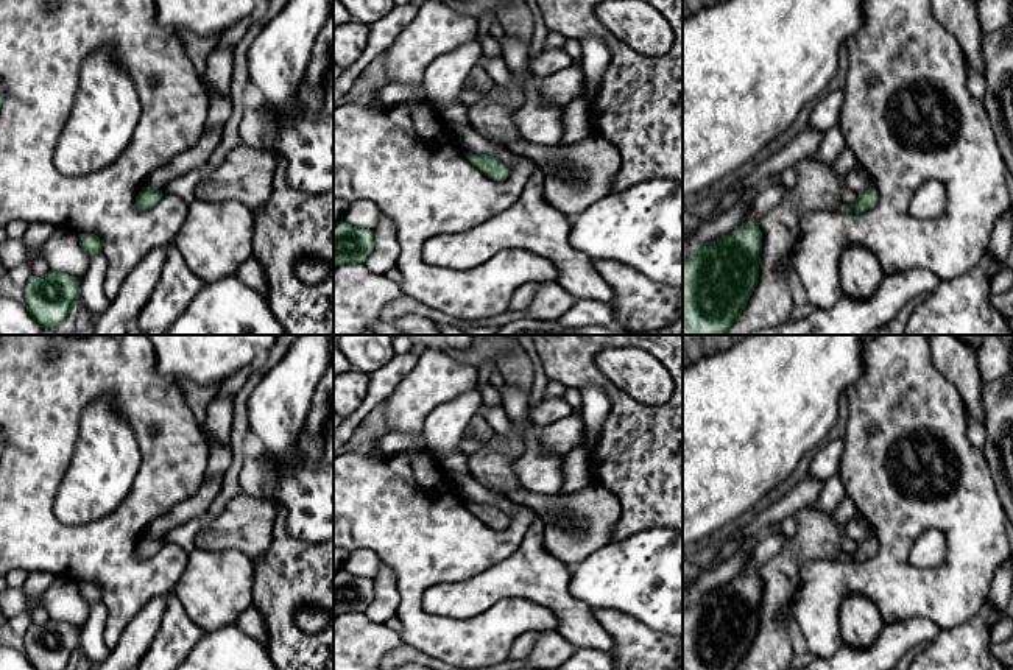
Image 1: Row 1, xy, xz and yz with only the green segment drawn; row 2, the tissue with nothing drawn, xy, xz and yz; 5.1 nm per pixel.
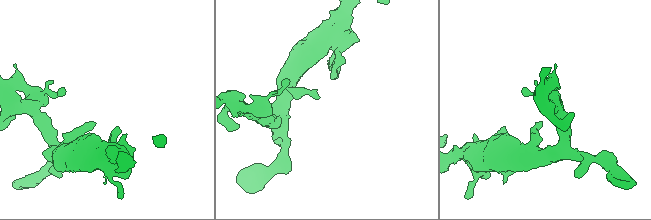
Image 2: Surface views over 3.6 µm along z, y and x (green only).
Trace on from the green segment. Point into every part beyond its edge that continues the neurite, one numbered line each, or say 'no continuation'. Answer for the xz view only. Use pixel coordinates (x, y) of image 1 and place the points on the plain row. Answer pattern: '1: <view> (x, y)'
no continuation

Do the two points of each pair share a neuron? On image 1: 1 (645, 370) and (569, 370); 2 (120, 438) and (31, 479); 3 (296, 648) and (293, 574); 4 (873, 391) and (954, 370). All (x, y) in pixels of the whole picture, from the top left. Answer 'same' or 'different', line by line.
1: different
2: different
3: same
4: different

